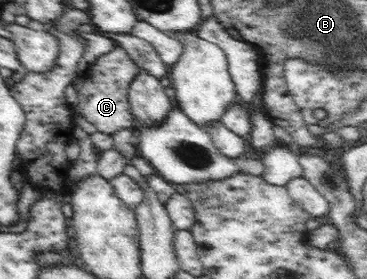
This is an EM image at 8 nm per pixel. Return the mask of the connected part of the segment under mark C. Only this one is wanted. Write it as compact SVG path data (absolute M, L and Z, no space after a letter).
M117 44L114 50L102 55L82 74L84 86L79 90L78 112L92 123L96 130L107 135L121 128L136 128L137 123L128 103L128 91L140 68L130 59L126 50Z

